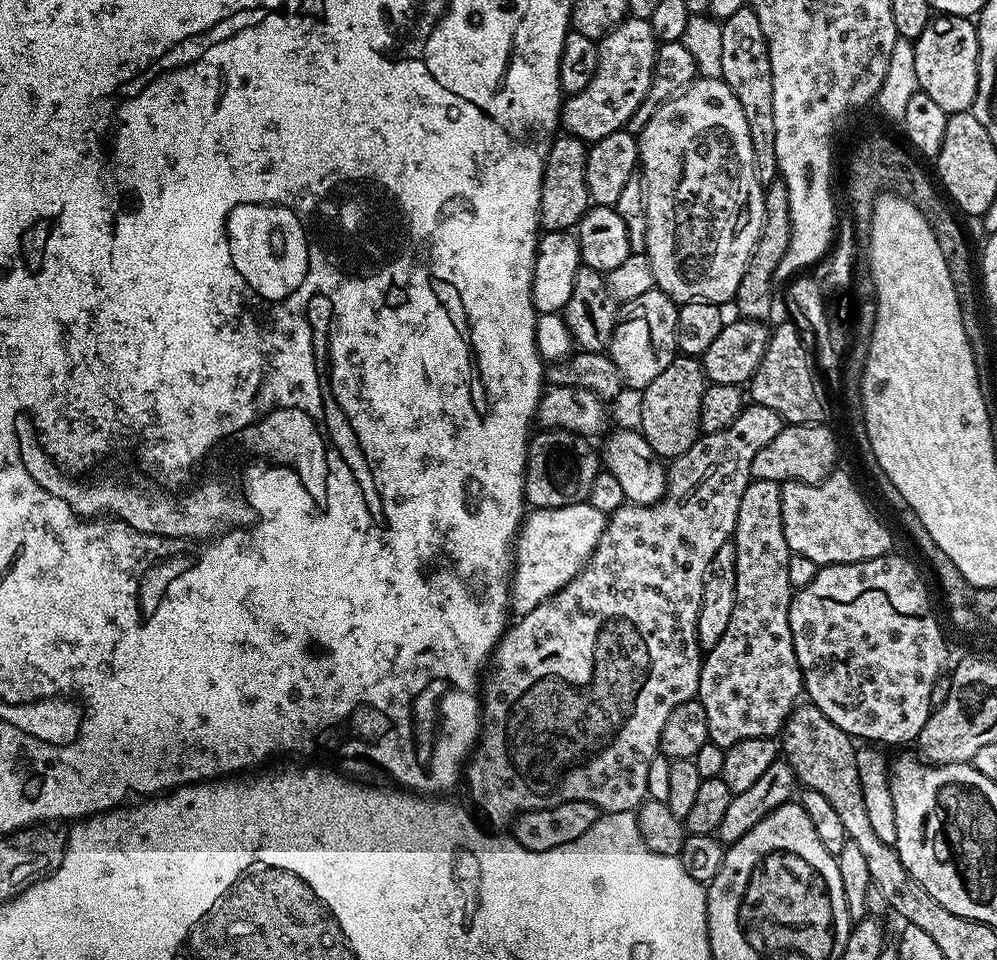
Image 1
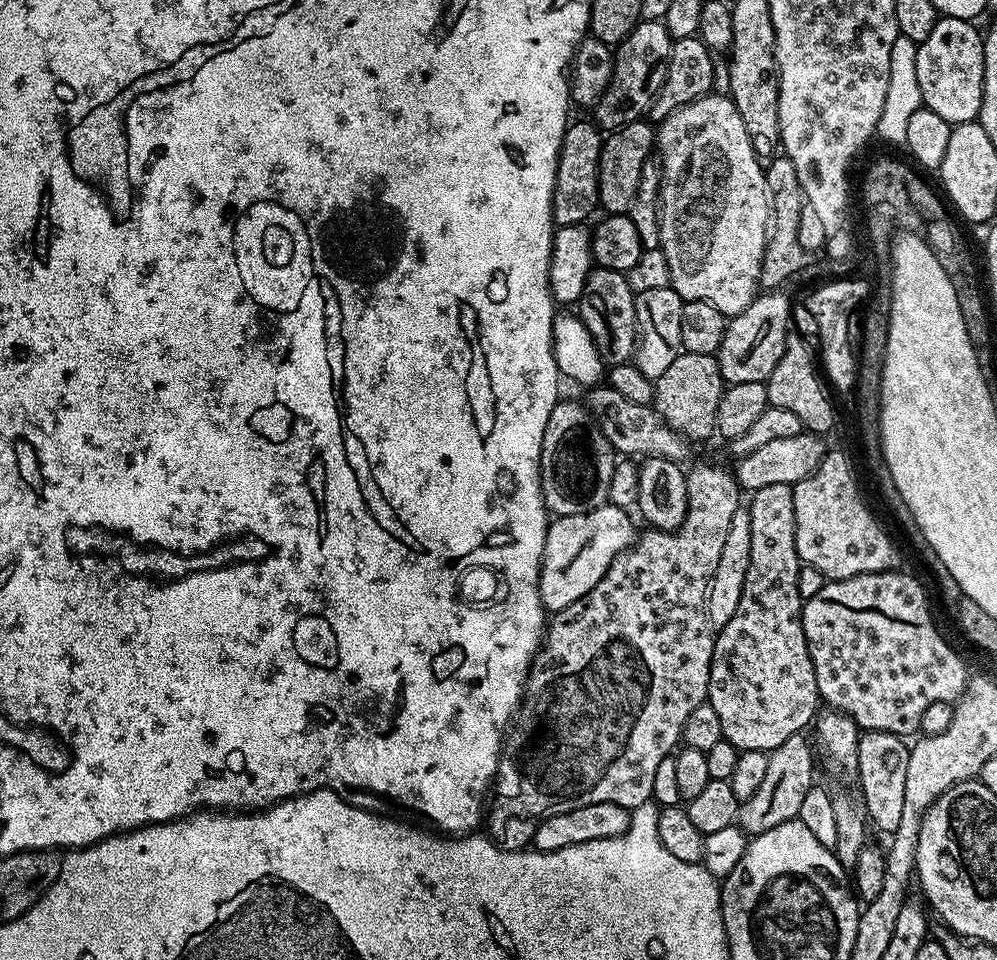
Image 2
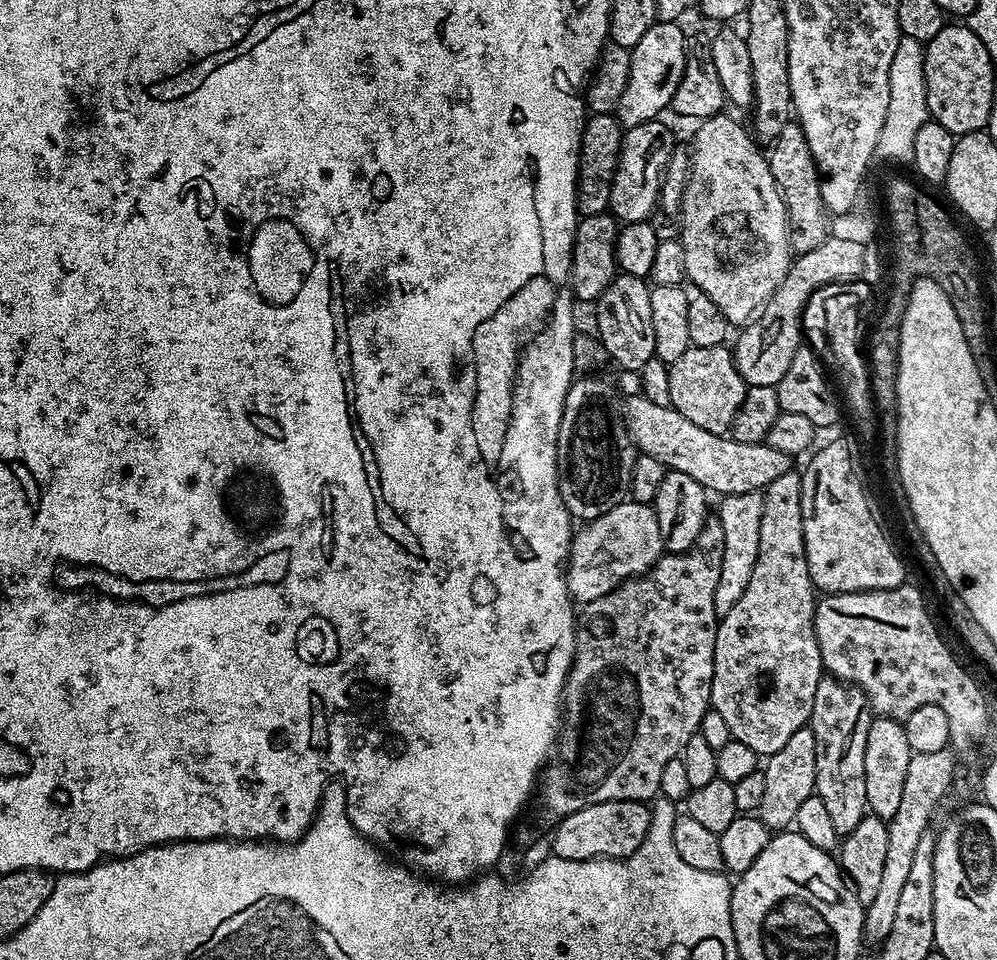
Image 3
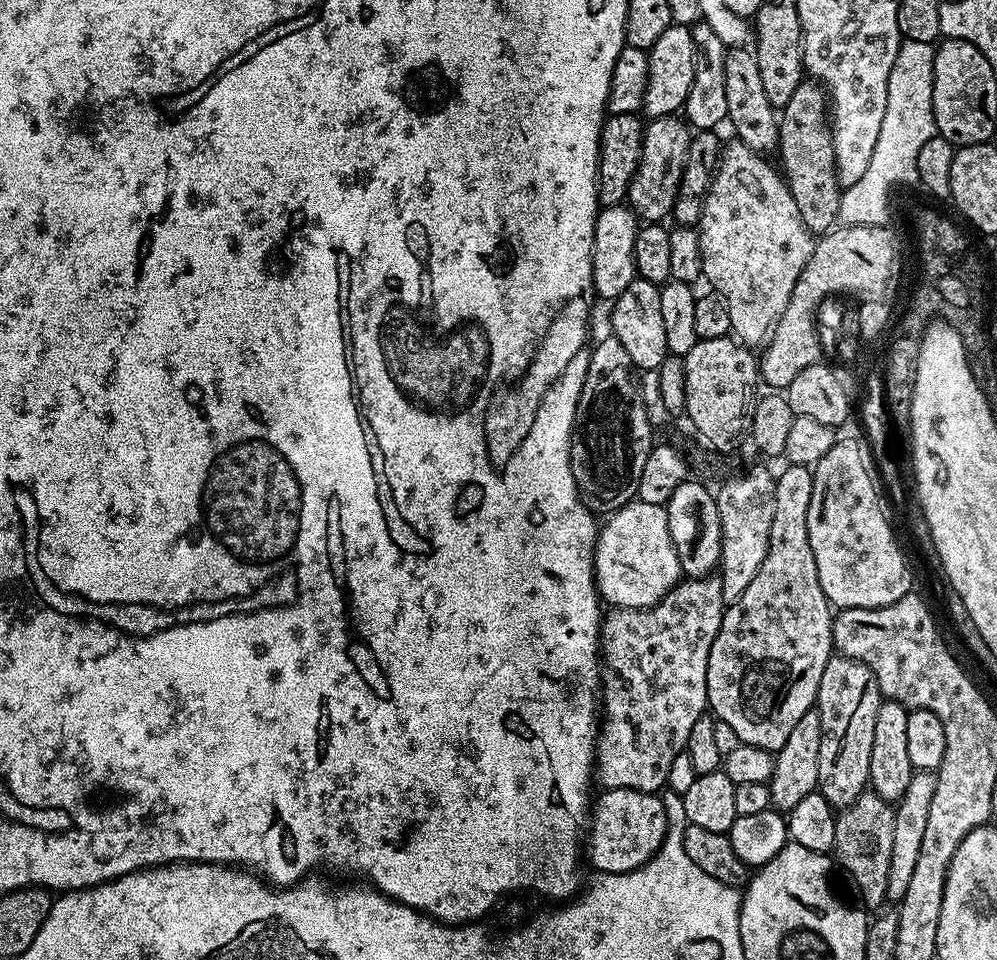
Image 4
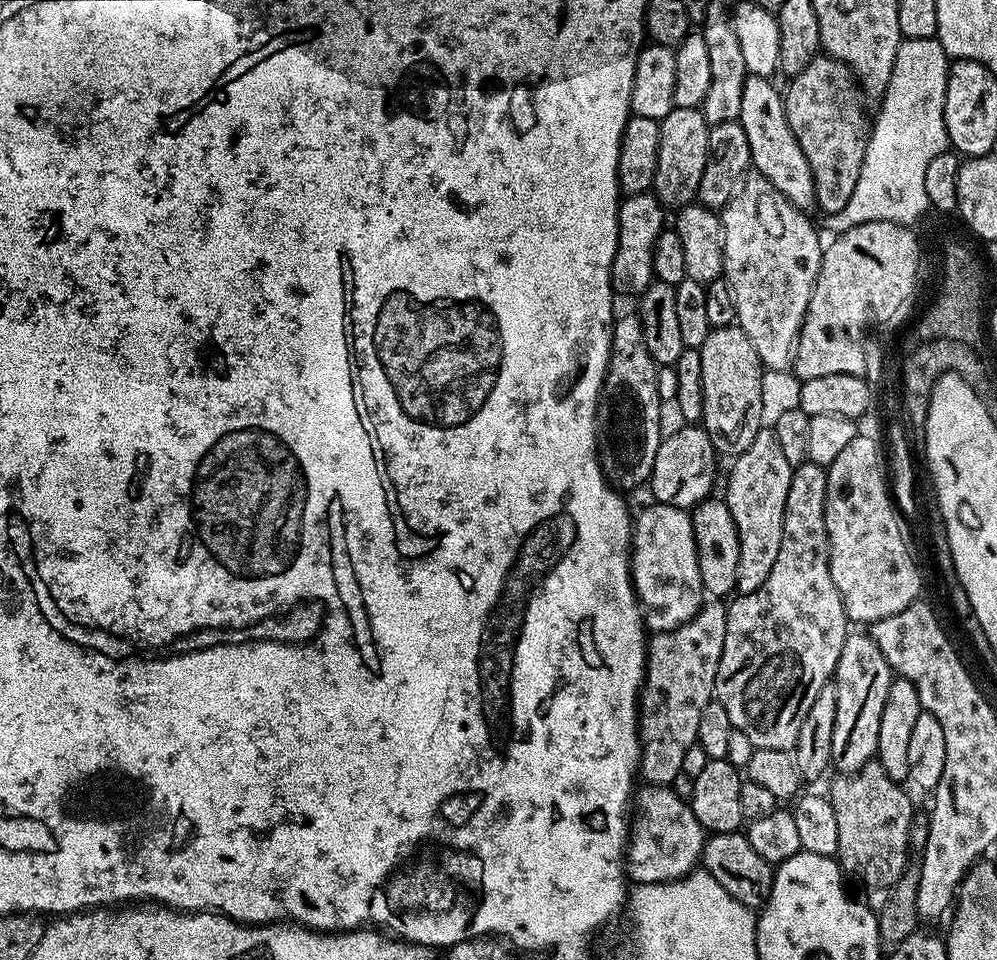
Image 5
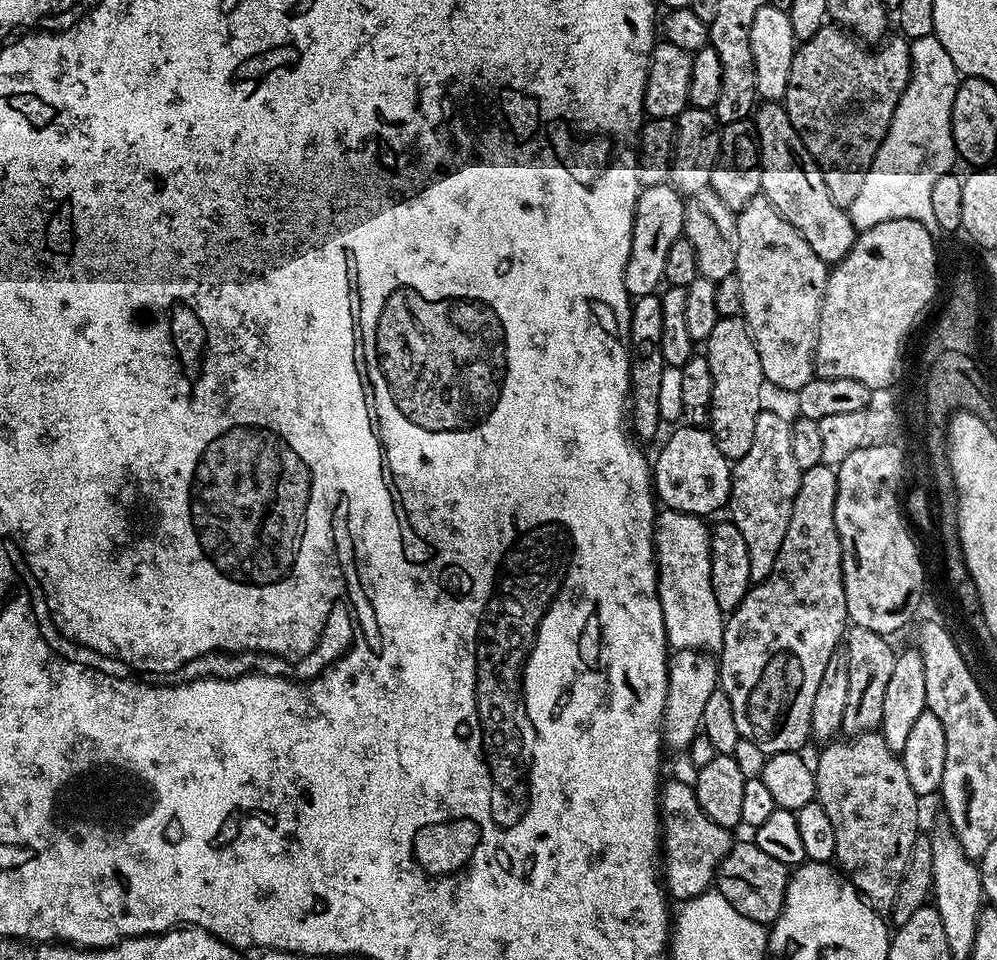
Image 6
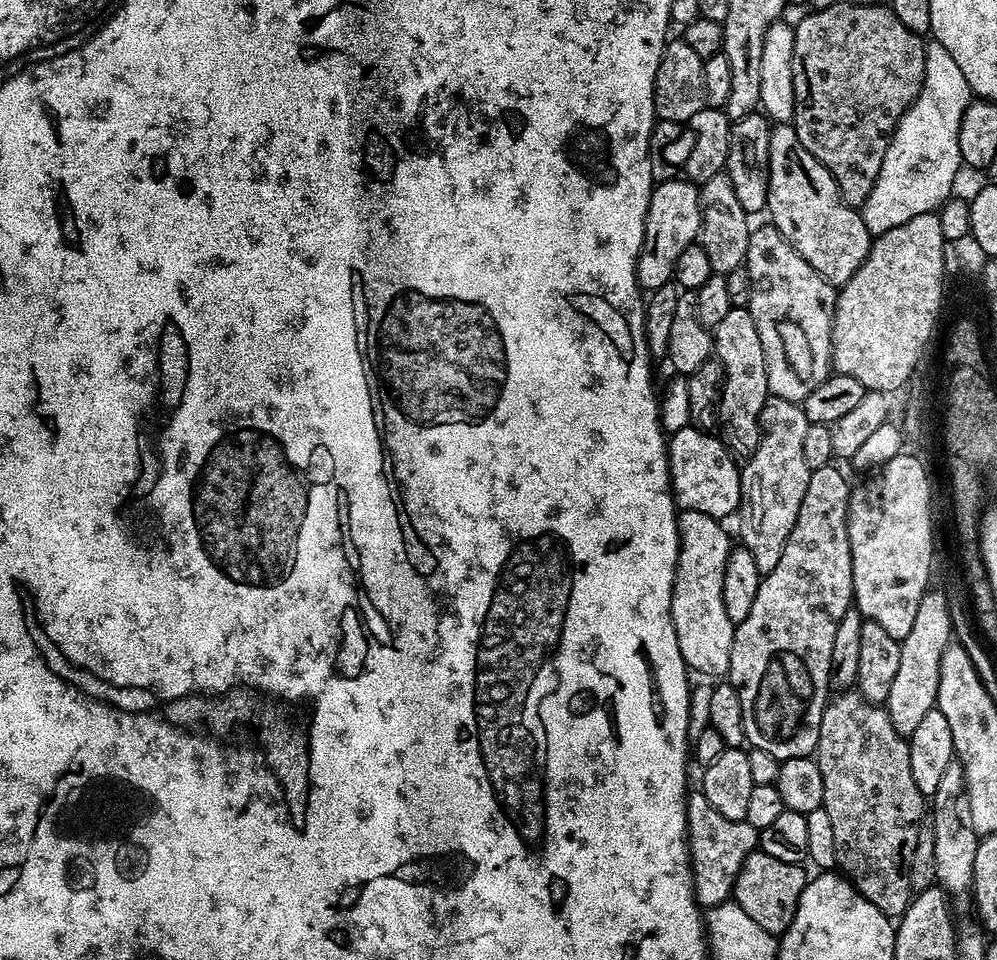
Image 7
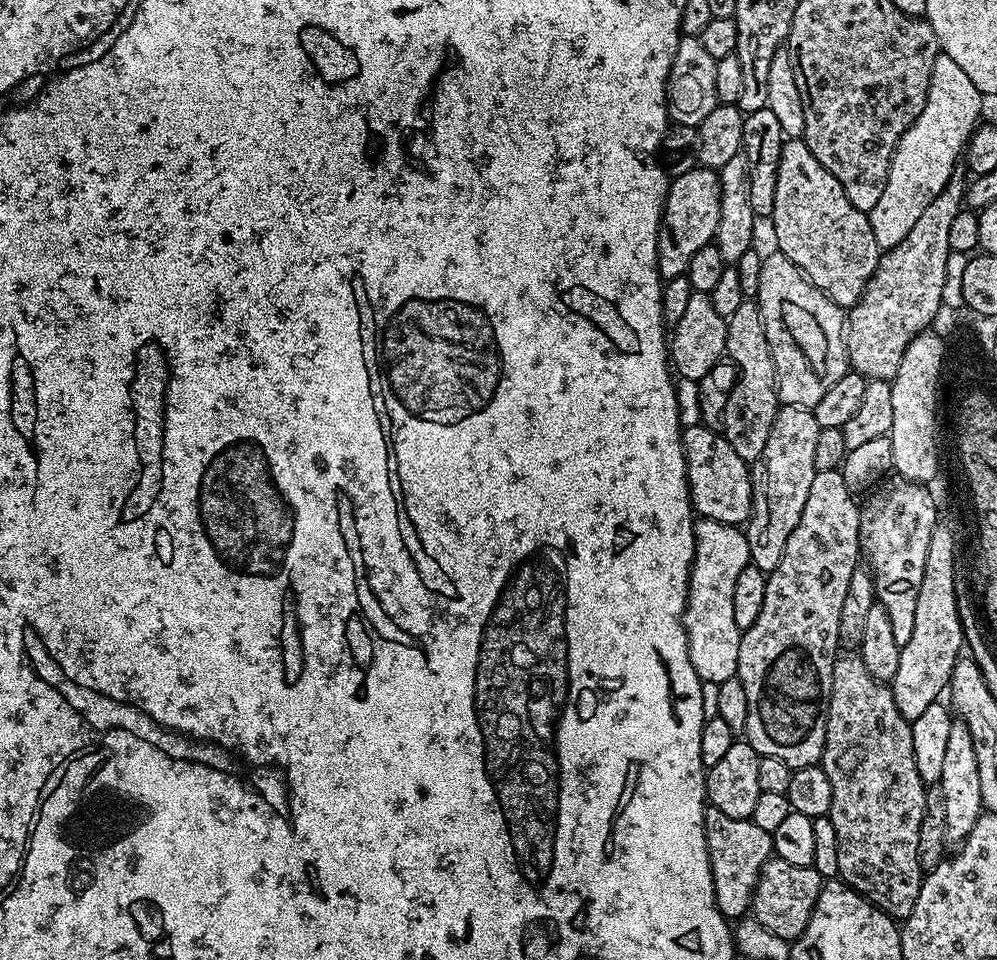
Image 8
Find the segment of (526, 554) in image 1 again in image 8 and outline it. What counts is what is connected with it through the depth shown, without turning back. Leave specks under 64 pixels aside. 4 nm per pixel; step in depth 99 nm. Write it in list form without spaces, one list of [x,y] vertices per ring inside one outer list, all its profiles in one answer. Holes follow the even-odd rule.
[[[703,518],[695,521],[696,549],[692,559],[692,573],[688,583],[688,601],[684,607],[684,633],[688,639],[690,662],[698,678],[708,686],[726,682],[738,670],[738,646],[741,628],[734,622],[734,585],[738,574],[750,567],[750,546],[747,535],[735,524],[723,524]]]

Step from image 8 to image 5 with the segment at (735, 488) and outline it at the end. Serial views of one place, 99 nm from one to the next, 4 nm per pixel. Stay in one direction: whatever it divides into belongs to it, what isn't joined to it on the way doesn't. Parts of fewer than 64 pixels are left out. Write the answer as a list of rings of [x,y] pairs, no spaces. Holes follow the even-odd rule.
[[[680,426],[677,432],[672,432],[661,439],[658,446],[658,454],[654,458],[654,466],[650,477],[650,489],[652,488],[651,499],[657,504],[674,506],[691,510],[697,504],[701,504],[713,495],[712,483],[716,480],[716,459],[718,453],[716,447],[710,442],[710,438],[704,433],[703,427],[700,426]]]

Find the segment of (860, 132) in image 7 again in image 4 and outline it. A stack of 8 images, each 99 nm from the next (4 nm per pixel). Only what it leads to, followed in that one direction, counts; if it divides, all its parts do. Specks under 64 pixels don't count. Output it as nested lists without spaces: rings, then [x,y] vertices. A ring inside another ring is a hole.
[[[802,82],[798,90],[794,90],[790,102],[786,102],[786,106],[779,109],[778,123],[779,171],[794,198],[794,206],[798,206],[798,214],[802,214],[804,225],[813,234],[823,234],[840,219],[842,191],[840,179],[836,177],[836,155],[832,145],[830,108],[826,103],[825,89],[816,82]]]

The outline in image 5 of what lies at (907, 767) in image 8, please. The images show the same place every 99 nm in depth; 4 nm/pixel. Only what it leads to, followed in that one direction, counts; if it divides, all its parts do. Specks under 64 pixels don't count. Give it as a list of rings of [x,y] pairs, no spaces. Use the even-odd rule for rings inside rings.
[[[869,762],[860,772],[835,778],[826,795],[834,806],[838,822],[838,863],[849,877],[852,875],[864,887],[863,899],[868,907],[879,910],[886,906],[894,882],[898,882],[904,865],[910,860],[908,834],[914,823],[912,800],[897,781],[885,774],[879,762]]]

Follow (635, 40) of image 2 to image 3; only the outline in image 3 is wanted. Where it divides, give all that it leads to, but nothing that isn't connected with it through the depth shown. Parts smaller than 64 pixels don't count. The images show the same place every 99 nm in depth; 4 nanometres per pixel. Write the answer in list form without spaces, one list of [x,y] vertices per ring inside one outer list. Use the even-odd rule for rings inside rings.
[[[657,20],[650,30],[646,30],[638,46],[630,50],[630,78],[626,82],[626,90],[622,90],[622,98],[618,98],[614,113],[621,128],[633,128],[642,122],[655,120],[663,108],[671,105],[674,90],[678,90],[678,82],[682,82],[686,58],[690,54],[690,48],[684,45],[684,32],[680,26],[670,20]]]

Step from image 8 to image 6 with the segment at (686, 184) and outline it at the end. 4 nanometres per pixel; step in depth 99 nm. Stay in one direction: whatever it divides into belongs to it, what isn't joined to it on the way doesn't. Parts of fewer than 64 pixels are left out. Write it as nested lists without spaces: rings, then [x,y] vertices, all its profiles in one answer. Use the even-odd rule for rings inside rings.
[[[671,183],[641,187],[638,202],[634,206],[630,258],[626,258],[624,275],[629,297],[650,296],[661,287],[666,270],[666,253],[684,235],[684,202],[685,197]]]

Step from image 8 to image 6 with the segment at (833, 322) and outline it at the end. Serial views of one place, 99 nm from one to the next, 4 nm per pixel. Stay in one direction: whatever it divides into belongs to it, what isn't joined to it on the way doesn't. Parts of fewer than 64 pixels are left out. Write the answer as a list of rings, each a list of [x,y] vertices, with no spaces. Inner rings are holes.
[[[763,194],[736,213],[736,229],[738,258],[734,275],[742,286],[742,319],[752,332],[765,381],[795,394],[816,371],[818,318],[829,265],[810,250],[810,242],[778,214]]]

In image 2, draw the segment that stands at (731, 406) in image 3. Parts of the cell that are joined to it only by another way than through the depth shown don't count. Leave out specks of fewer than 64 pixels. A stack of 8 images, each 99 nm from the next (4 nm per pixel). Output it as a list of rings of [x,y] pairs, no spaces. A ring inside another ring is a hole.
[[[681,351],[680,356],[674,358],[670,367],[655,380],[652,404],[664,423],[685,440],[704,440],[716,432],[718,402],[725,387],[715,355]]]

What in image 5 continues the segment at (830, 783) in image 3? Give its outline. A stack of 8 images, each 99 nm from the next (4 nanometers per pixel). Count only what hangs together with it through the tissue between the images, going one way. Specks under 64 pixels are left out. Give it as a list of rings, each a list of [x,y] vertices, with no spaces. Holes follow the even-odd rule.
[[[864,630],[849,631],[846,642],[842,642],[842,654],[838,654],[836,671],[830,681],[836,699],[834,734],[830,738],[831,767],[837,768],[837,773],[860,772],[862,766],[876,760],[882,706],[886,706],[886,694],[890,694],[893,679],[893,670],[871,635]]]

